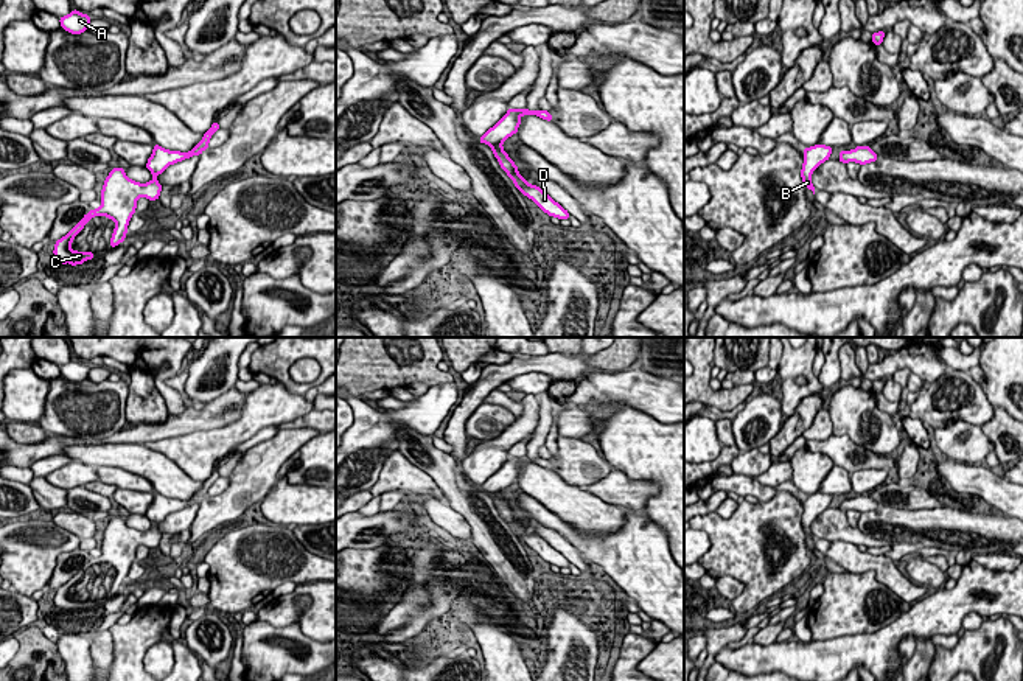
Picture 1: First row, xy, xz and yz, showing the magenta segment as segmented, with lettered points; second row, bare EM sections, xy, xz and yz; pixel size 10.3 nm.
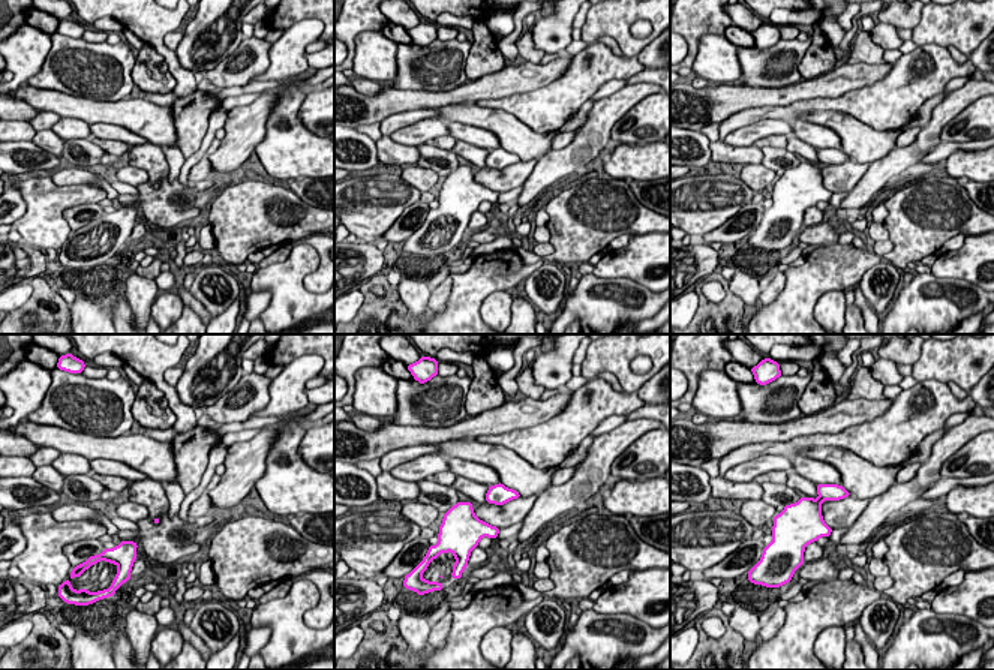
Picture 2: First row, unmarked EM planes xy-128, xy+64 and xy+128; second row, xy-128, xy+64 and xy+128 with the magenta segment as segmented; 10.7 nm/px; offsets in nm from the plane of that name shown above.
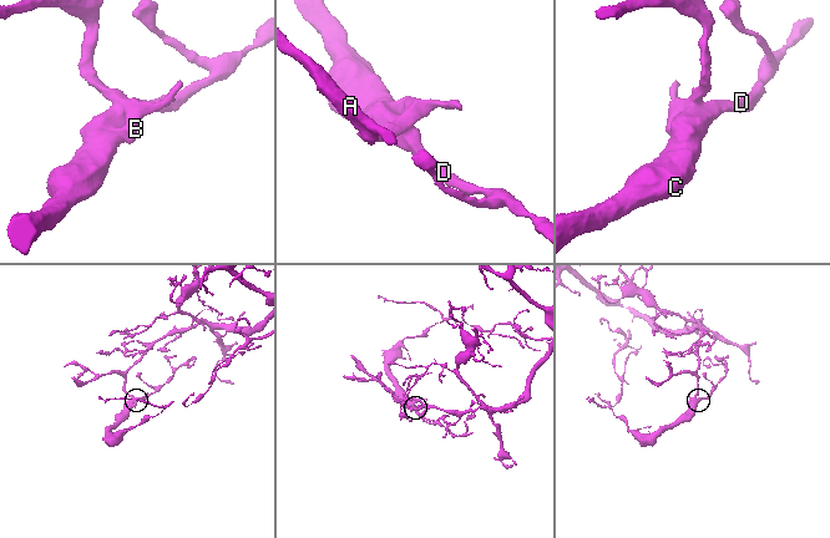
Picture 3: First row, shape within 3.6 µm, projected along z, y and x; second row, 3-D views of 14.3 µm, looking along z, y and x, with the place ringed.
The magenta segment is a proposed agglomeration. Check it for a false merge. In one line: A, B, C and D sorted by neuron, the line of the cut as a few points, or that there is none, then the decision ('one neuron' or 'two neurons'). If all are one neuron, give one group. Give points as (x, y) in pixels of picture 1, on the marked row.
A B C D; no cut; one neuron

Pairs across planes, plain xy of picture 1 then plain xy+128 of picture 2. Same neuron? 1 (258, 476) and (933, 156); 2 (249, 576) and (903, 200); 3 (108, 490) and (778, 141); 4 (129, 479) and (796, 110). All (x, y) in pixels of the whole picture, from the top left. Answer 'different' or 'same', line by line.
1: different
2: same
3: same
4: different

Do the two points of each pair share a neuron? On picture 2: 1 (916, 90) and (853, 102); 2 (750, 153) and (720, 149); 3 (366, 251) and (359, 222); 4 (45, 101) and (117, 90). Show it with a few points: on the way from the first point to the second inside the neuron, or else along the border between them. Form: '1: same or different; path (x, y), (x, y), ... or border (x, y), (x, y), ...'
1: same; path (901, 93), (892, 102), (868, 102)
2: same; path (742, 153), (727, 153)
3: different; border (366, 242), (375, 245)
4: different; border (41, 87), (77, 96), (107, 99), (110, 102)

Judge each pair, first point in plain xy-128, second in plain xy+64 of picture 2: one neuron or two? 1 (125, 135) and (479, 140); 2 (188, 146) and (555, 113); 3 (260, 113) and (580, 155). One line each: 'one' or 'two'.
1: one
2: one
3: one

